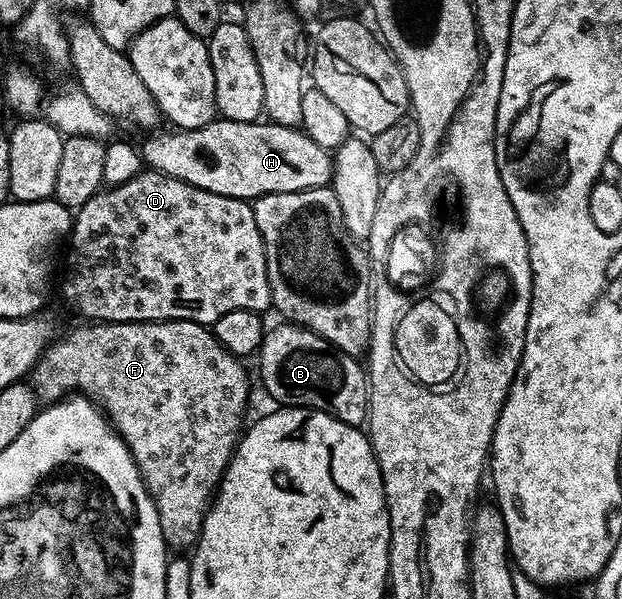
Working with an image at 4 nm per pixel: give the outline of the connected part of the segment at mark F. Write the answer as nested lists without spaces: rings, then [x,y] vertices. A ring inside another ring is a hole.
[[[159,320],[157,322],[143,322],[141,324],[108,324],[105,322],[86,322],[83,328],[74,328],[66,337],[55,339],[47,348],[46,353],[38,359],[32,373],[32,387],[35,397],[42,402],[57,402],[71,394],[81,393],[87,400],[94,401],[101,408],[114,425],[115,432],[121,436],[128,446],[132,458],[154,499],[156,510],[160,514],[160,530],[166,539],[167,549],[186,548],[193,549],[198,542],[198,535],[202,532],[202,523],[206,517],[206,510],[212,503],[212,493],[222,483],[222,475],[230,464],[230,458],[243,431],[242,415],[246,412],[246,399],[250,396],[250,380],[246,377],[246,368],[241,359],[229,352],[214,337],[213,331],[205,324],[197,324],[191,320]]]

